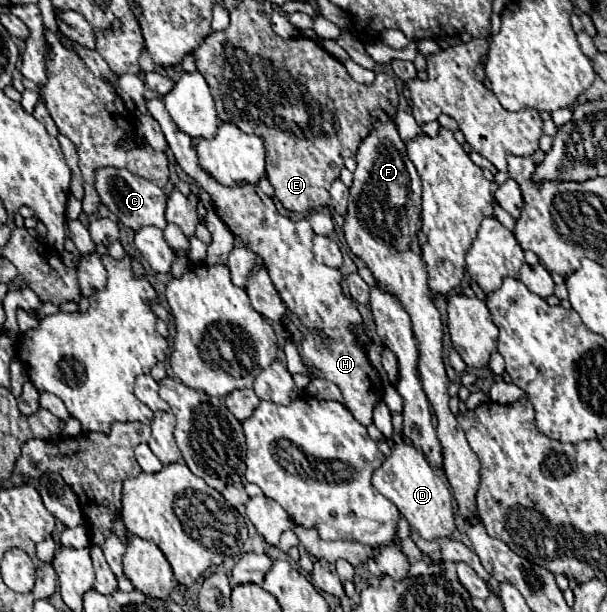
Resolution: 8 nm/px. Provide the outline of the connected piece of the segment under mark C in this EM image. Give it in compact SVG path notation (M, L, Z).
M106 167L96 171L96 189L100 193L102 203L122 221L124 227L130 227L134 231L154 225L164 229L166 227L166 219L164 219L164 211L166 211L166 201L168 195L152 181L138 177L134 173L130 173L128 169L116 169L116 167Z

